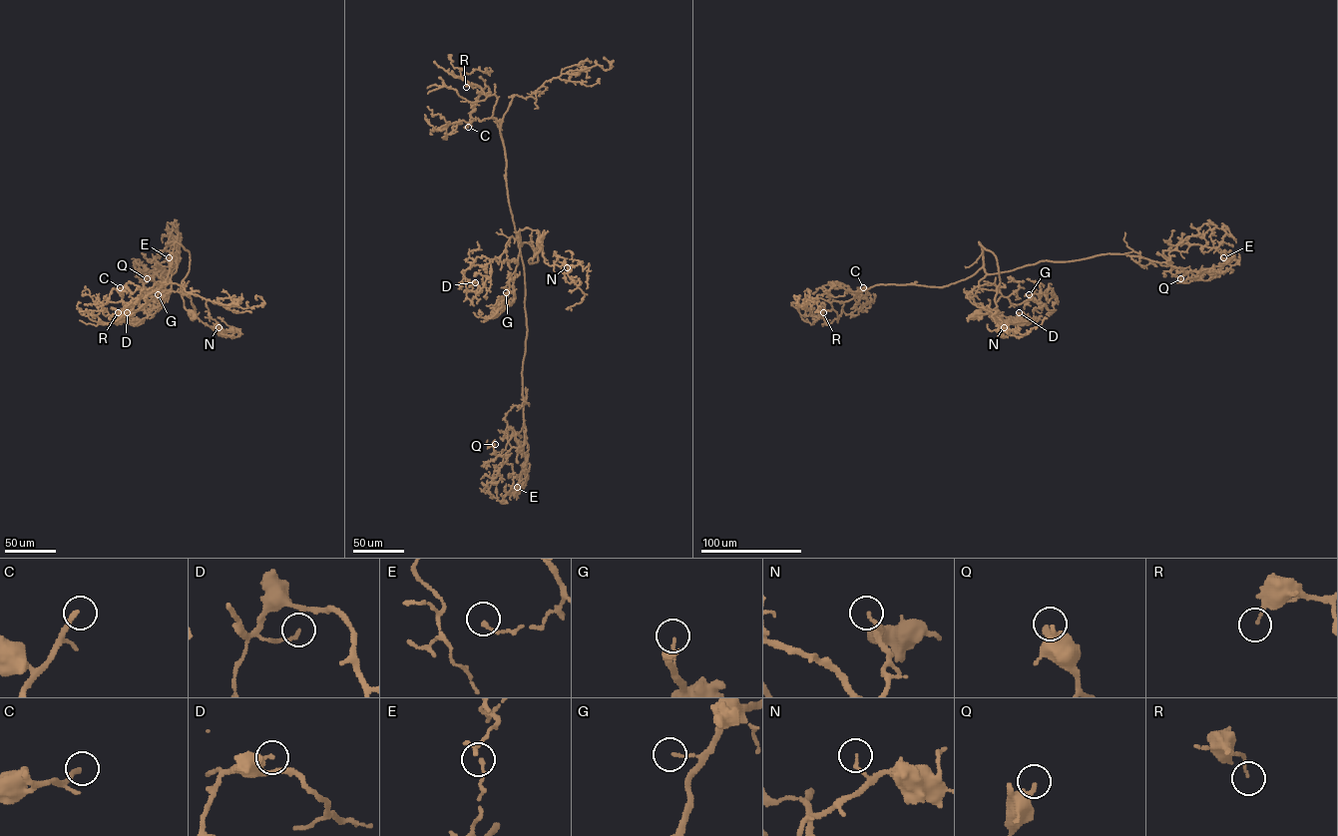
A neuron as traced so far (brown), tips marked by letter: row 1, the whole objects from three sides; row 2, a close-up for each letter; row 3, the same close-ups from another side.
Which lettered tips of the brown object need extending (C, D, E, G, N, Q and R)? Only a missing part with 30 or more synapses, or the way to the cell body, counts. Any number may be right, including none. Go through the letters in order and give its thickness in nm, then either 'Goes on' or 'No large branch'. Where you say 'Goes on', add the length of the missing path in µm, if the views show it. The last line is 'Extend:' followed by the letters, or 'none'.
C: Thickness 240 nm. No large branch
D: Thickness 130 nm. No large branch
E: Thickness 150 nm. No large branch
G: Thickness 110 nm. No large branch
N: Thickness 130 nm. No large branch
Q: Thickness 360 nm. No large branch
R: Thickness 90 nm. No large branch
Extend: none

